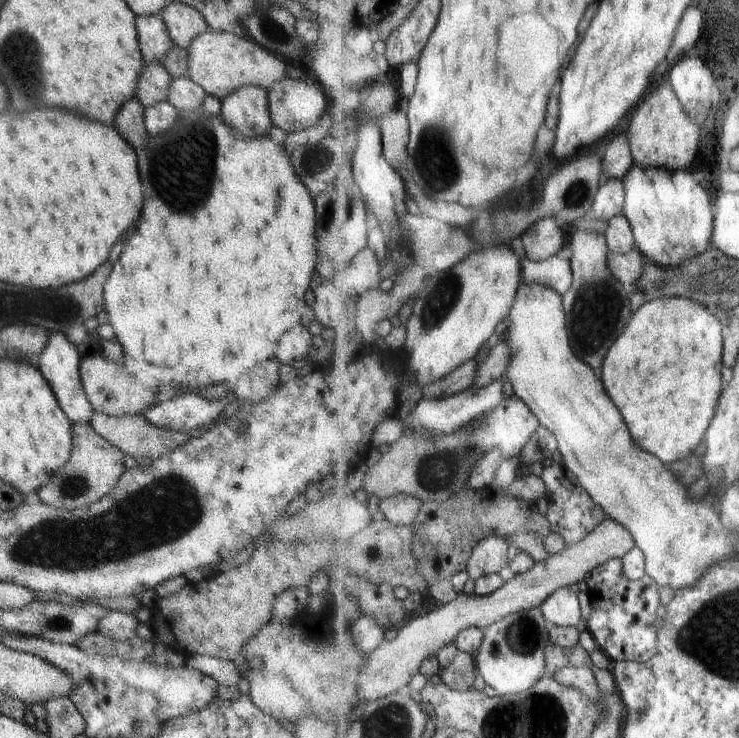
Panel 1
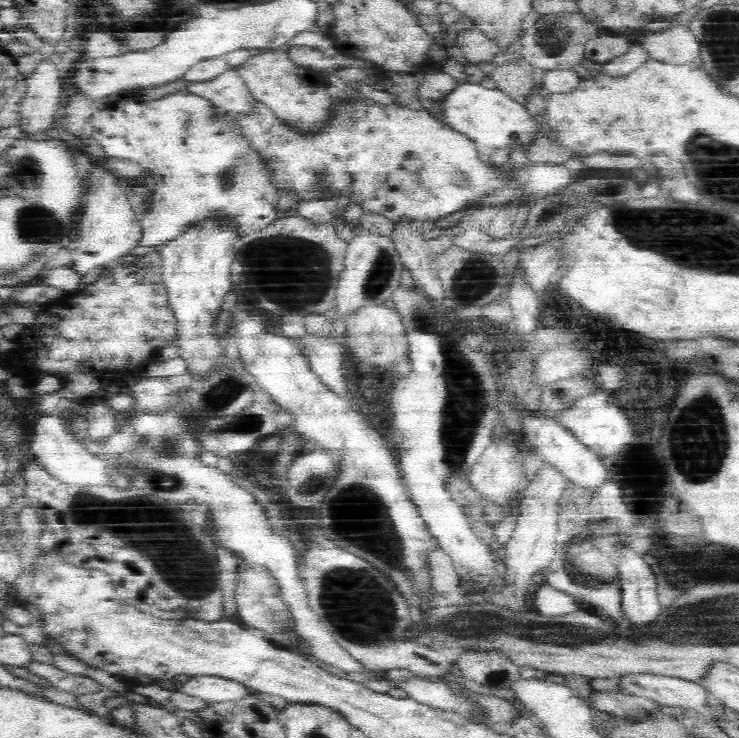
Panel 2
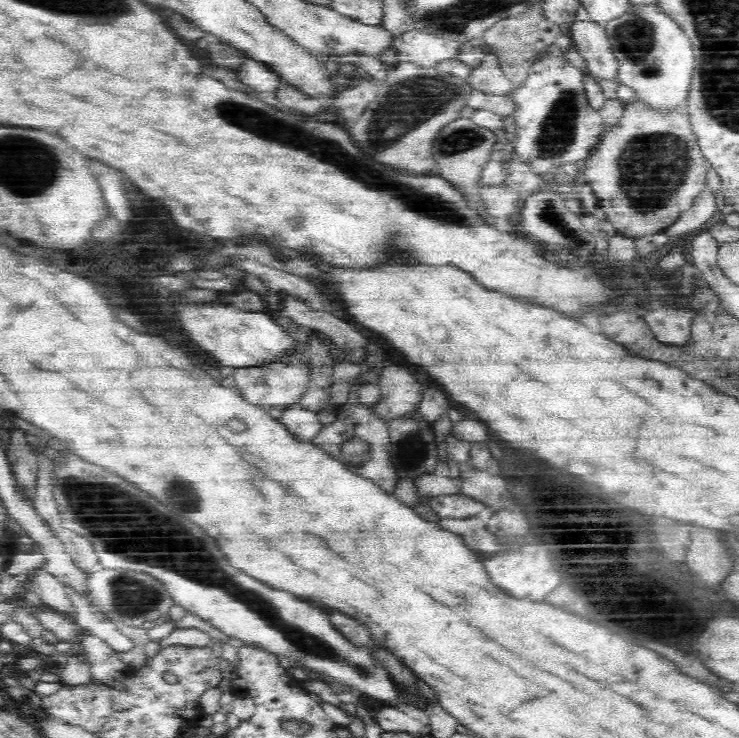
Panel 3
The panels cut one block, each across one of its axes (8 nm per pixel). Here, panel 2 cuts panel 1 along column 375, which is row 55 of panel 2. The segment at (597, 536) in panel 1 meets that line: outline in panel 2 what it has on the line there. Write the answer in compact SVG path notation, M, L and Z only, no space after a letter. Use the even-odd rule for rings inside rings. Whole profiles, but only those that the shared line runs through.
M680 24L667 29L646 32L639 37L644 47L650 51L652 59L666 62L699 61L700 42L688 26Z

